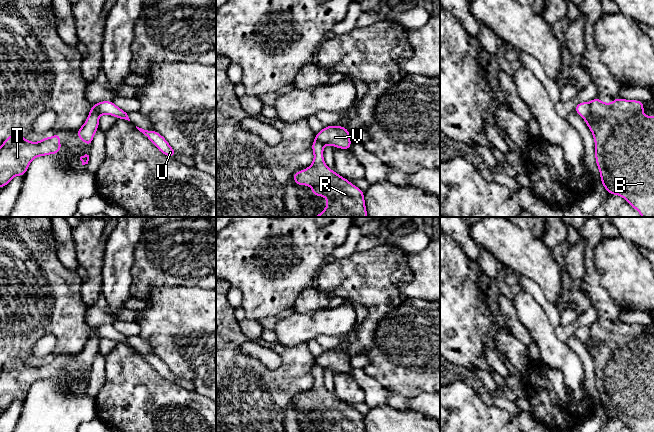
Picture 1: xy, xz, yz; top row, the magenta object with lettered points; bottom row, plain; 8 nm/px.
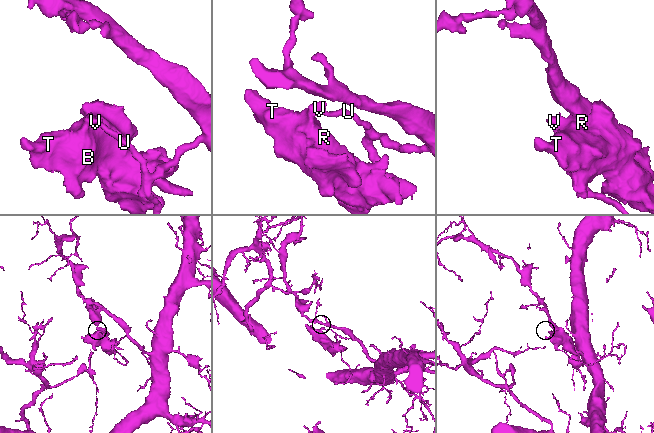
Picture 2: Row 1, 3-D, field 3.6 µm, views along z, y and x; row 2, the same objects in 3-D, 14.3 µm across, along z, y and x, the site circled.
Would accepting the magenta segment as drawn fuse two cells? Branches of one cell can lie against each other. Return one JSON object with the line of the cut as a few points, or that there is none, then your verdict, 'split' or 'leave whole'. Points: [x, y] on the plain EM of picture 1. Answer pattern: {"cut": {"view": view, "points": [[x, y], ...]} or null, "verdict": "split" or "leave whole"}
{"cut": {"view": "yz", "points": [[590, 327], [590, 336], [585, 343]]}, "verdict": "split"}

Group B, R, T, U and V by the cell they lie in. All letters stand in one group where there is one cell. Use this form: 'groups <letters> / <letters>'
groups B R T / U V

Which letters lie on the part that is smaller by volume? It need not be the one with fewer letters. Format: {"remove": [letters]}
{"remove": ["B", "R", "T"]}

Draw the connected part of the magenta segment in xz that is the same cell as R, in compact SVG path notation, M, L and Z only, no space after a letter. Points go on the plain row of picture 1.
M315 363L311 372L314 377L314 384L307 393L296 395L293 398L294 407L299 410L311 410L312 420L325 420L328 427L325 432L366 432L364 415L326 390L323 382L324 368Z

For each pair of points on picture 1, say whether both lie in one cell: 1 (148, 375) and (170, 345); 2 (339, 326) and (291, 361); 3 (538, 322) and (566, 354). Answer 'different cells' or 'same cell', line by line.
1: different cells
2: different cells
3: same cell

